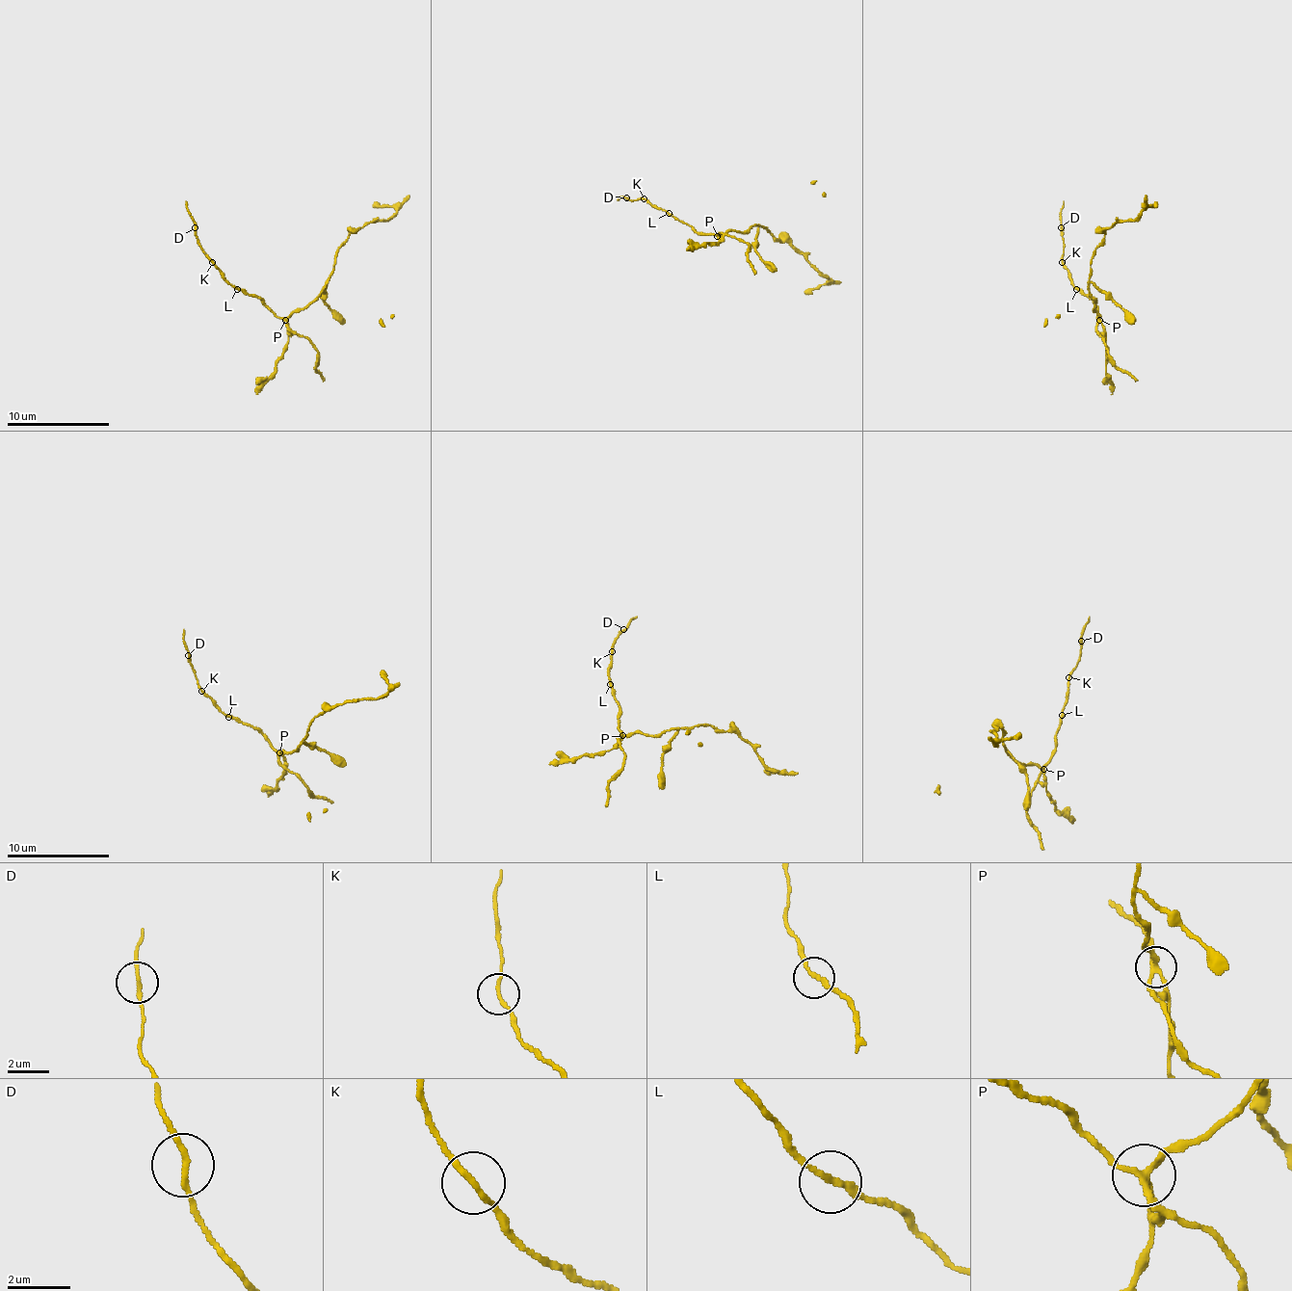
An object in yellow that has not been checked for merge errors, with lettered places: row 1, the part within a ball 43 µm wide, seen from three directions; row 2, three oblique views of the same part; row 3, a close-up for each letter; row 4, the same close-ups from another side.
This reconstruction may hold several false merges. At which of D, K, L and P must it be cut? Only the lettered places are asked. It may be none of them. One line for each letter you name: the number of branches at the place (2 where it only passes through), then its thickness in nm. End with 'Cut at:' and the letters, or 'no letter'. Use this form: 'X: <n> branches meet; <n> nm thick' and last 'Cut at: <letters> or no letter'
P: 3 branches meet; 200 nm thick
Cut at: P

